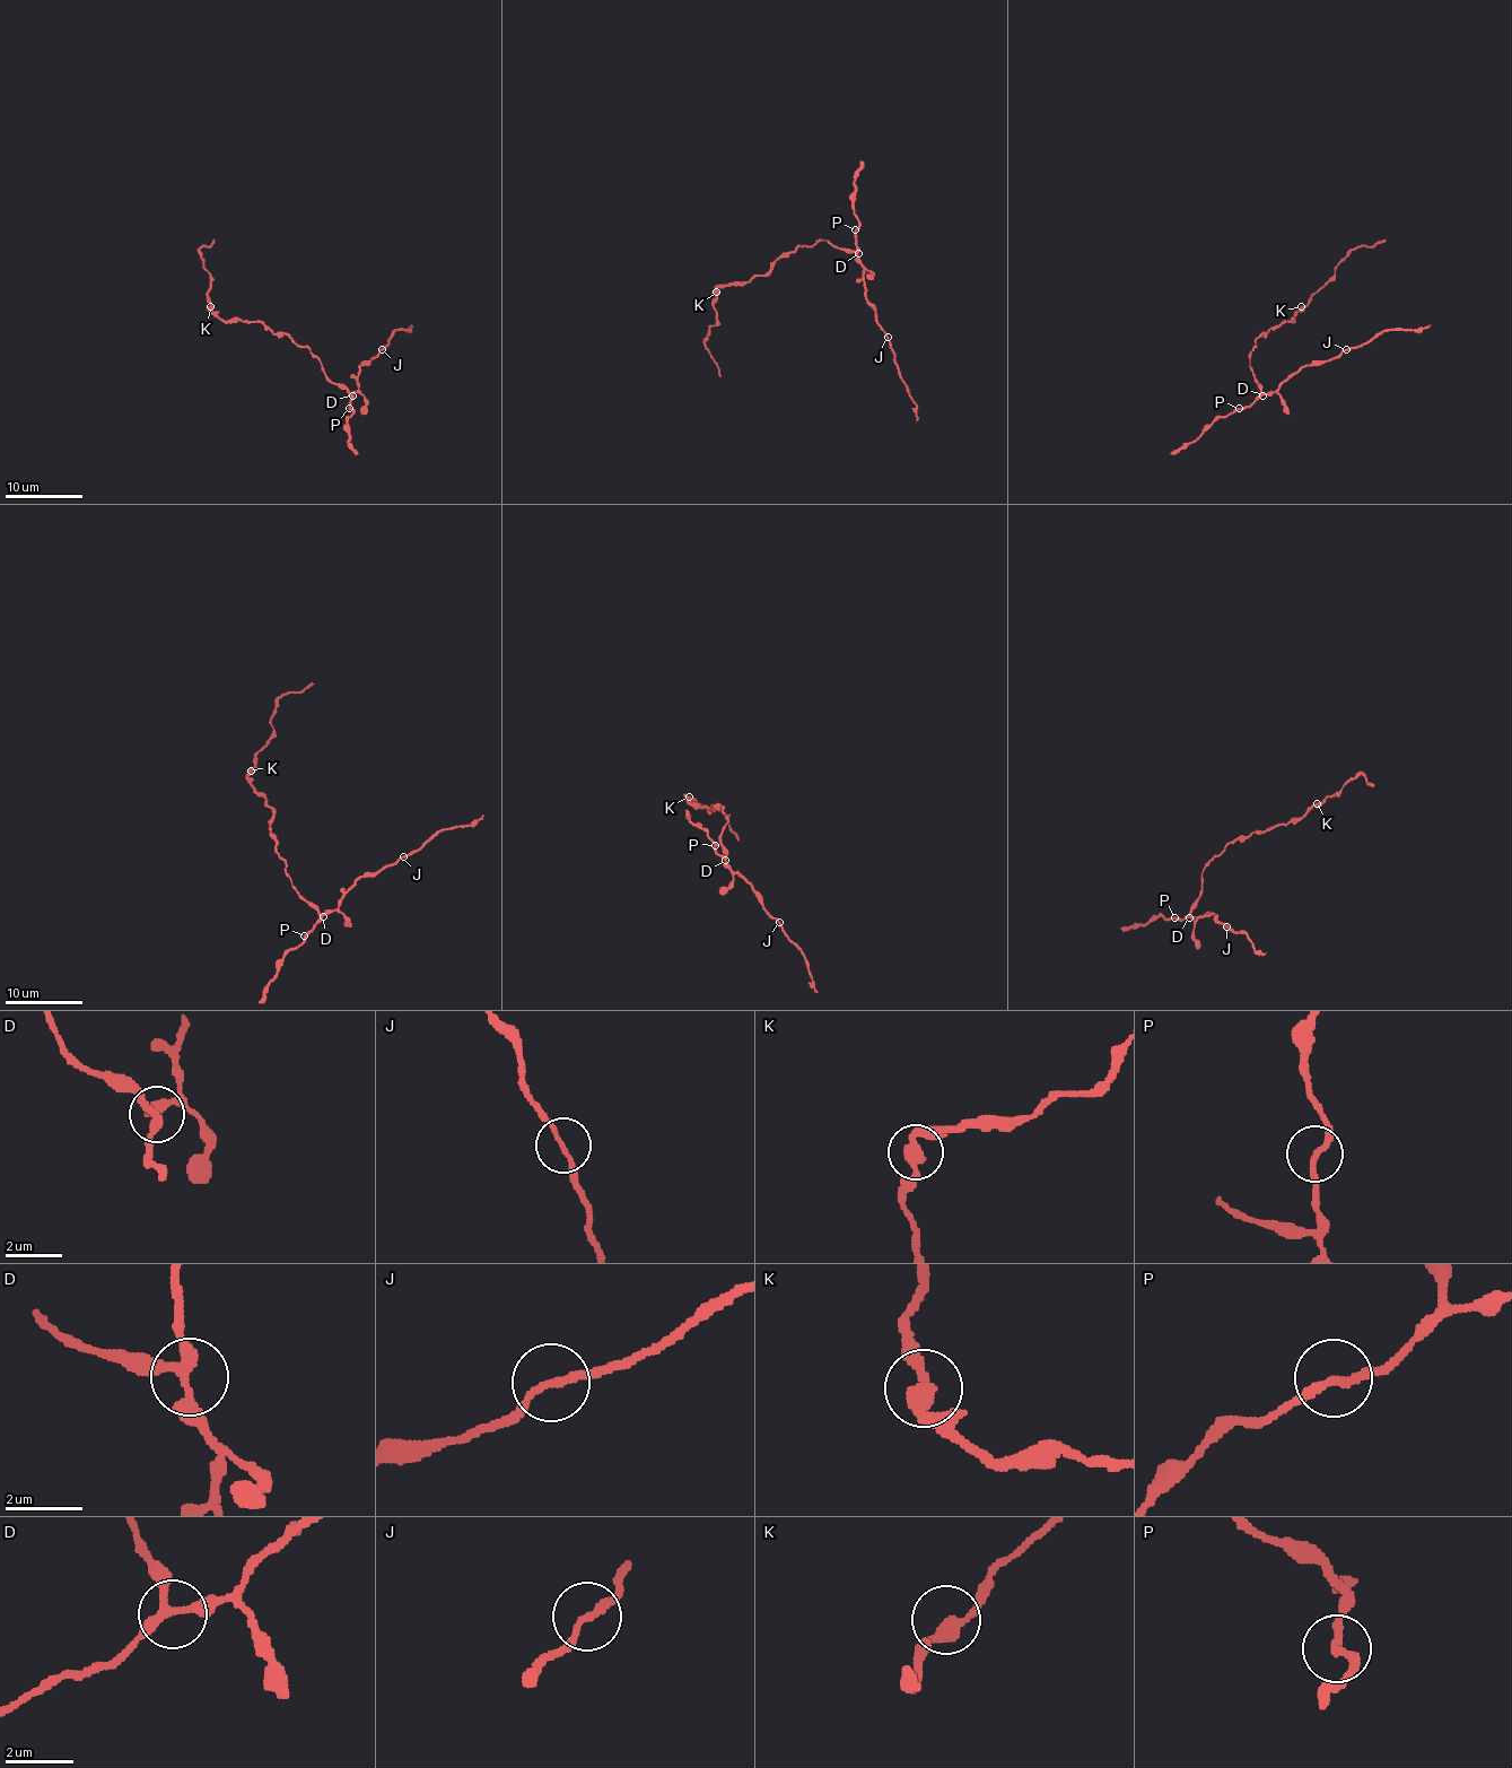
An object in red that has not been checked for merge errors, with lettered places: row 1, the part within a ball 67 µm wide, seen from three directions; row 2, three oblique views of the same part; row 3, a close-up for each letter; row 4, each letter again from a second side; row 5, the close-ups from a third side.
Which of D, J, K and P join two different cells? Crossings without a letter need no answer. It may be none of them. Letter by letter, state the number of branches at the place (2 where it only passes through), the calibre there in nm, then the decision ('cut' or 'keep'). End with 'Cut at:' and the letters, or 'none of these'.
D: 3 | 280 nm | keep
J: 2 | 160 nm | cut
K: 2 | 360 nm | keep
P: 2 | 200 nm | keep
Cut at: J

